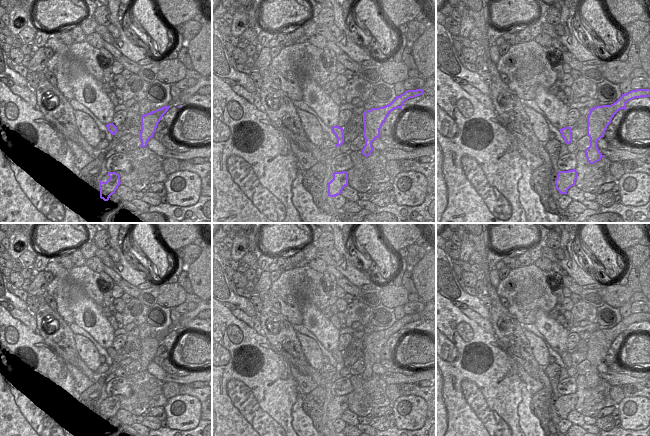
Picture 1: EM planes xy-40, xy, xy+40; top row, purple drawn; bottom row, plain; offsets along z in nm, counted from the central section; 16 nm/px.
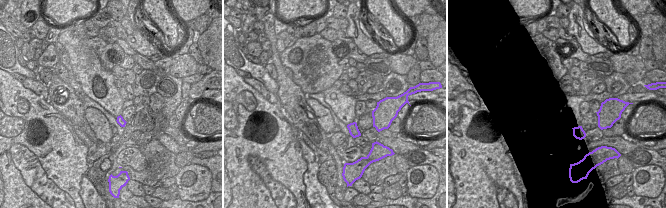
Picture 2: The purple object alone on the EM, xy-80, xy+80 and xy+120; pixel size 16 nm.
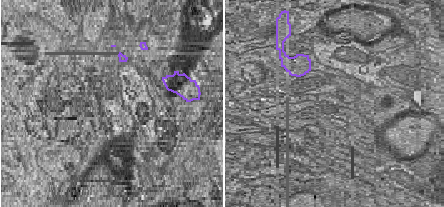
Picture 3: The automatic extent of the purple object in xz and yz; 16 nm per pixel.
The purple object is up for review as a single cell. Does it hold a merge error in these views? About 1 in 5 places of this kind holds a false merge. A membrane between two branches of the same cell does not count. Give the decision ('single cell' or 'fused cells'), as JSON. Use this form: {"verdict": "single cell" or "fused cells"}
{"verdict": "single cell"}

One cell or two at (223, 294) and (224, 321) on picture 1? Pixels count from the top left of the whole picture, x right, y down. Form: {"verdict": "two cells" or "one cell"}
{"verdict": "two cells"}

